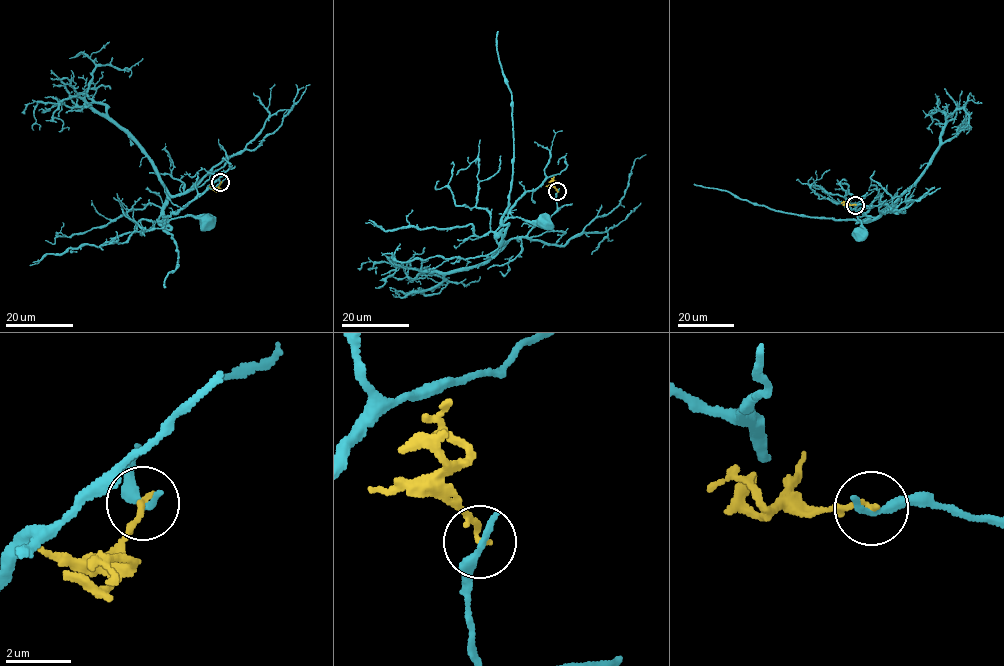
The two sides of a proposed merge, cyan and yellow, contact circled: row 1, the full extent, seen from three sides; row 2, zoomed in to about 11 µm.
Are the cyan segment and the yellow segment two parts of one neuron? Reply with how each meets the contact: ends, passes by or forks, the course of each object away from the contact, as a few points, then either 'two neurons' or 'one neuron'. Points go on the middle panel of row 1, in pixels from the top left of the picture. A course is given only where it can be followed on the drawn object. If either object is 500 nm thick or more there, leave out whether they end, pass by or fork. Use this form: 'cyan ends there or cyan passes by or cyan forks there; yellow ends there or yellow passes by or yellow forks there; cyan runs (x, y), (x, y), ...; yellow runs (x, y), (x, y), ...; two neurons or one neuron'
cyan ends there; yellow ends there; cyan runs (557, 192), (557, 209), (545, 222), (526, 235), (497, 242), (495, 232), (508, 218), (542, 217), (544, 222); yellow runs (557, 192), (554, 177); two neurons

